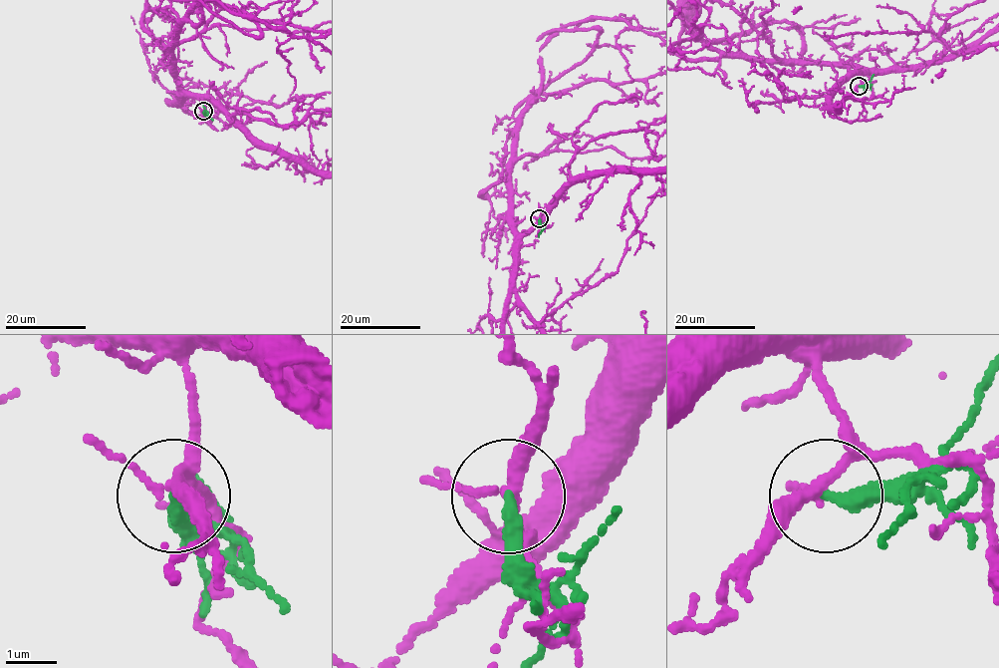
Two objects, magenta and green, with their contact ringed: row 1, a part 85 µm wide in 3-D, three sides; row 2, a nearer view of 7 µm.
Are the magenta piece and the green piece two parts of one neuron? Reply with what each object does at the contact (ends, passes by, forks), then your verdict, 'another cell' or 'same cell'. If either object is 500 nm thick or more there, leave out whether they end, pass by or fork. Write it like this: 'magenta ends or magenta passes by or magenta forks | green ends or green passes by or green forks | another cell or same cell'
magenta forks | green ends | another cell

